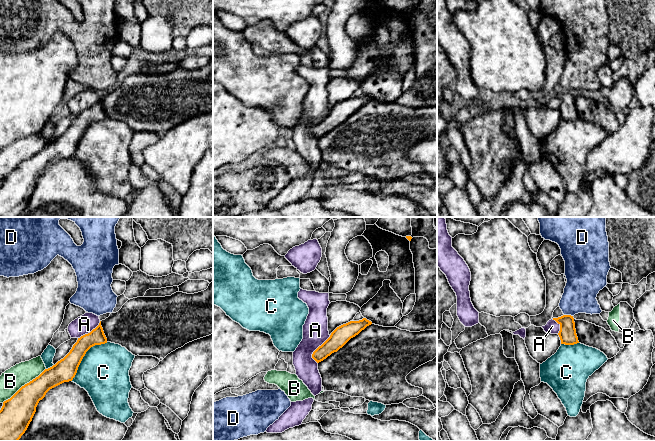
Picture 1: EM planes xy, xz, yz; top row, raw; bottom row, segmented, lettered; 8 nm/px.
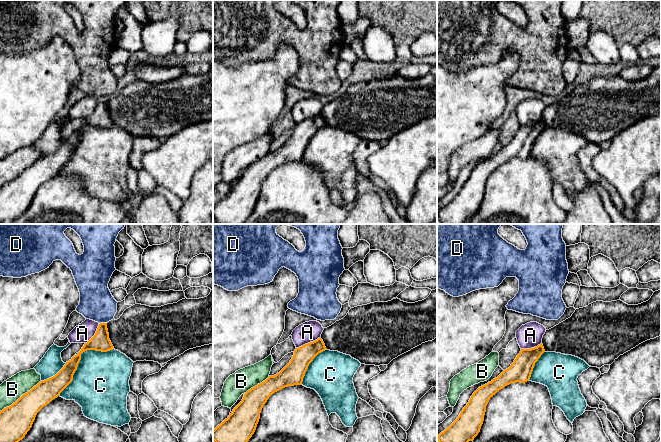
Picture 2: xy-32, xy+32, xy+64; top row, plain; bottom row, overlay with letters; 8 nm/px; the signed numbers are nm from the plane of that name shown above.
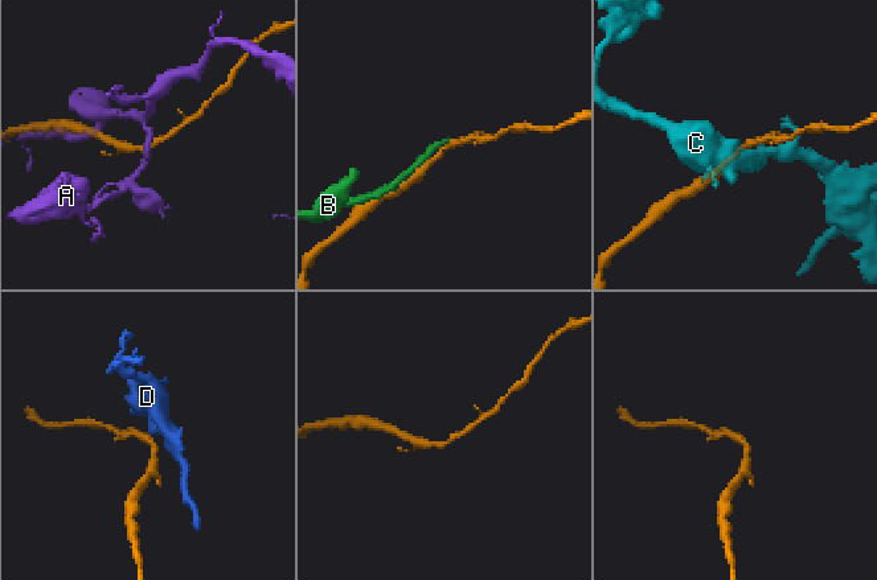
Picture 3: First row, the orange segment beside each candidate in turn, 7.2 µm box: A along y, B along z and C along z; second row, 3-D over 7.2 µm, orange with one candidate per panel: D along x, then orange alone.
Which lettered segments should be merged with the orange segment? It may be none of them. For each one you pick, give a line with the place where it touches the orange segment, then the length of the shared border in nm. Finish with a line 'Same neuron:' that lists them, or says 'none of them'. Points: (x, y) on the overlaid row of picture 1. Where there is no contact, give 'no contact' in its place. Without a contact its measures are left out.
Same neuron: none of them

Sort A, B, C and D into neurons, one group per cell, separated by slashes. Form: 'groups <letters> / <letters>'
groups A / B / C / D

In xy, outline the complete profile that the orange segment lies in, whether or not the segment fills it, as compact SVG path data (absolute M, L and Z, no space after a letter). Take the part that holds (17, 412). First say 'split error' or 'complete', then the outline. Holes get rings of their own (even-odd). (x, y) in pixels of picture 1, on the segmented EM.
complete; M100 321L90 333L78 338L63 359L45 369L4 401L0 410L0 441L18 441L27 430L39 401L46 393L64 382L72 381L86 352L95 345L105 343L107 338Z

